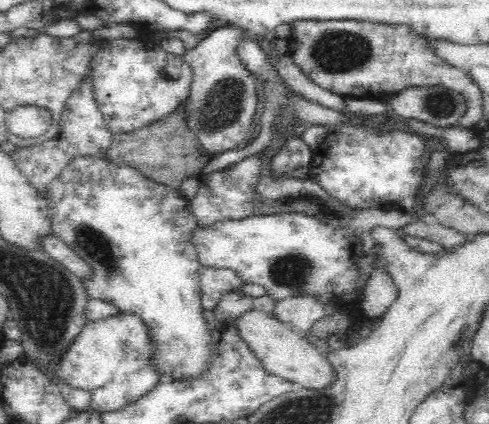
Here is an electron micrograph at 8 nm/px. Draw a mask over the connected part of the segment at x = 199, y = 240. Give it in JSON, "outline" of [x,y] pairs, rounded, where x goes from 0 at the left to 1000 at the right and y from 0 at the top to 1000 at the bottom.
{"outline":[[[622,505],[513,507],[489,519],[446,519],[427,533],[403,528],[389,573],[401,587],[411,627],[479,634],[499,660],[540,675],[560,710],[593,693],[658,684],[687,693],[687,715],[701,691],[722,682],[734,646],[728,611],[744,604],[736,571],[716,547],[681,538]]]}

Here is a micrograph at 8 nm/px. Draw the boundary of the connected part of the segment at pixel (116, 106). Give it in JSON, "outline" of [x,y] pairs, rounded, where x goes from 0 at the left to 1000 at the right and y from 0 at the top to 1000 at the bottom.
{"outline":[[[229,90],[190,151],[190,219],[213,290],[233,314],[268,314],[352,269],[389,222],[389,158],[372,130],[280,92]]]}

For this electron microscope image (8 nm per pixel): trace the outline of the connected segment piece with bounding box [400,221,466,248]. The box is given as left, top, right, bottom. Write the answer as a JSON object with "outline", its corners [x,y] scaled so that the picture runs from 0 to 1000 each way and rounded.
{"outline":[[[883,521],[879,528],[869,524],[843,524],[843,528],[826,533],[818,542],[818,550],[826,557],[863,561],[881,571],[900,573],[912,585],[916,585],[916,580],[939,580],[953,573],[953,561],[949,561],[943,550],[930,547],[924,538],[914,538],[912,533],[906,533],[890,521]]]}

